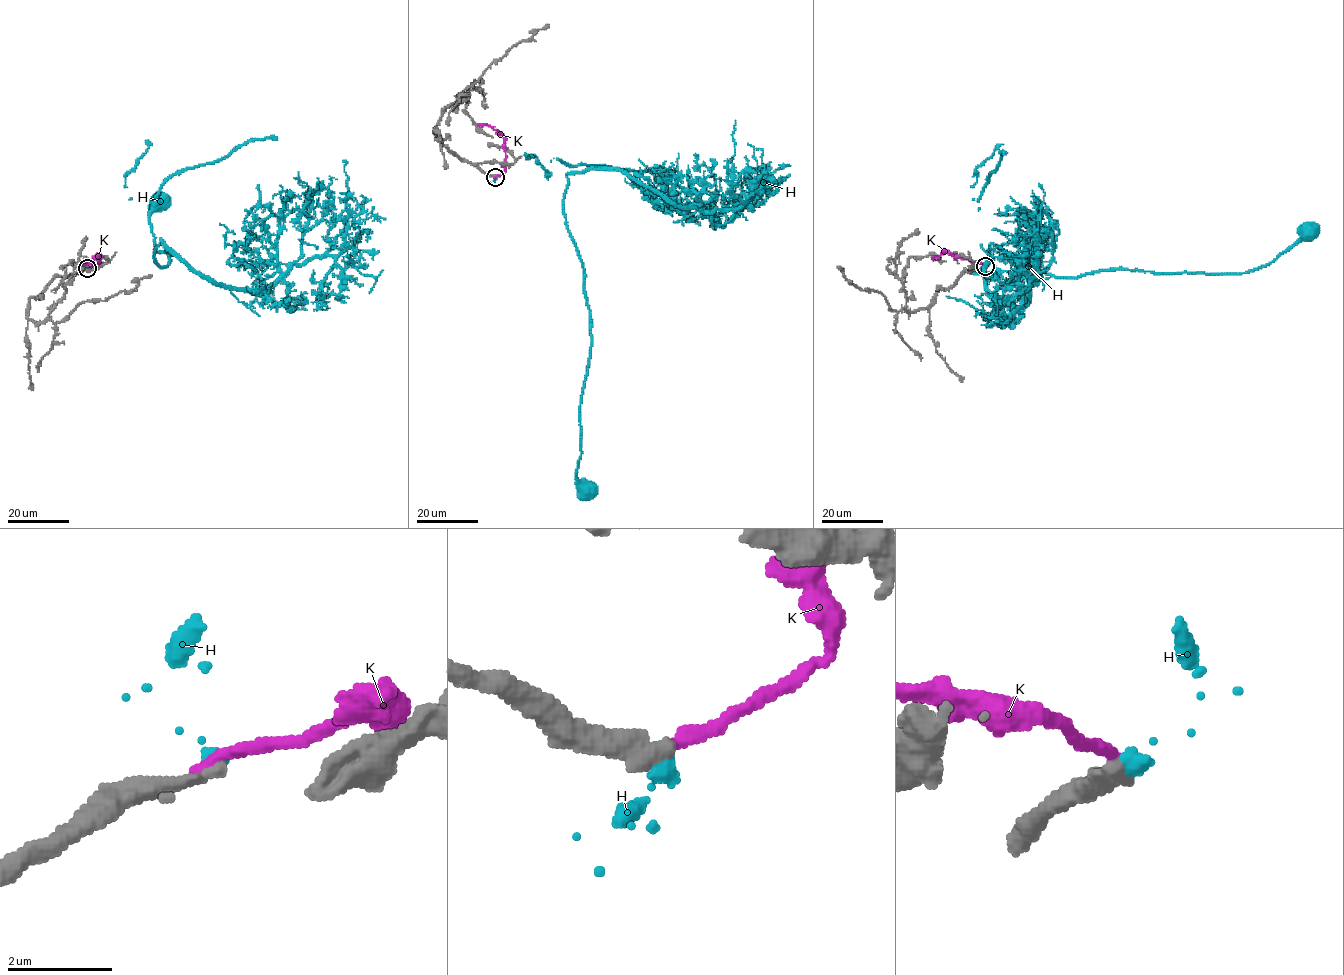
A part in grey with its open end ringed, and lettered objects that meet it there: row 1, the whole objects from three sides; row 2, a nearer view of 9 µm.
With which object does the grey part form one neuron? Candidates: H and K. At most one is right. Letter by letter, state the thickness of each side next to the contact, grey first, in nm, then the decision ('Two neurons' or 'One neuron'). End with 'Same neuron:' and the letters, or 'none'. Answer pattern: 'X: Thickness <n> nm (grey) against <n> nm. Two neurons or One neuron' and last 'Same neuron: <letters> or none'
H: Thickness 360 nm (grey) against 280 nm. One neuron
K: Thickness 400 nm (grey) against 260 nm. Two neurons
Same neuron: H

